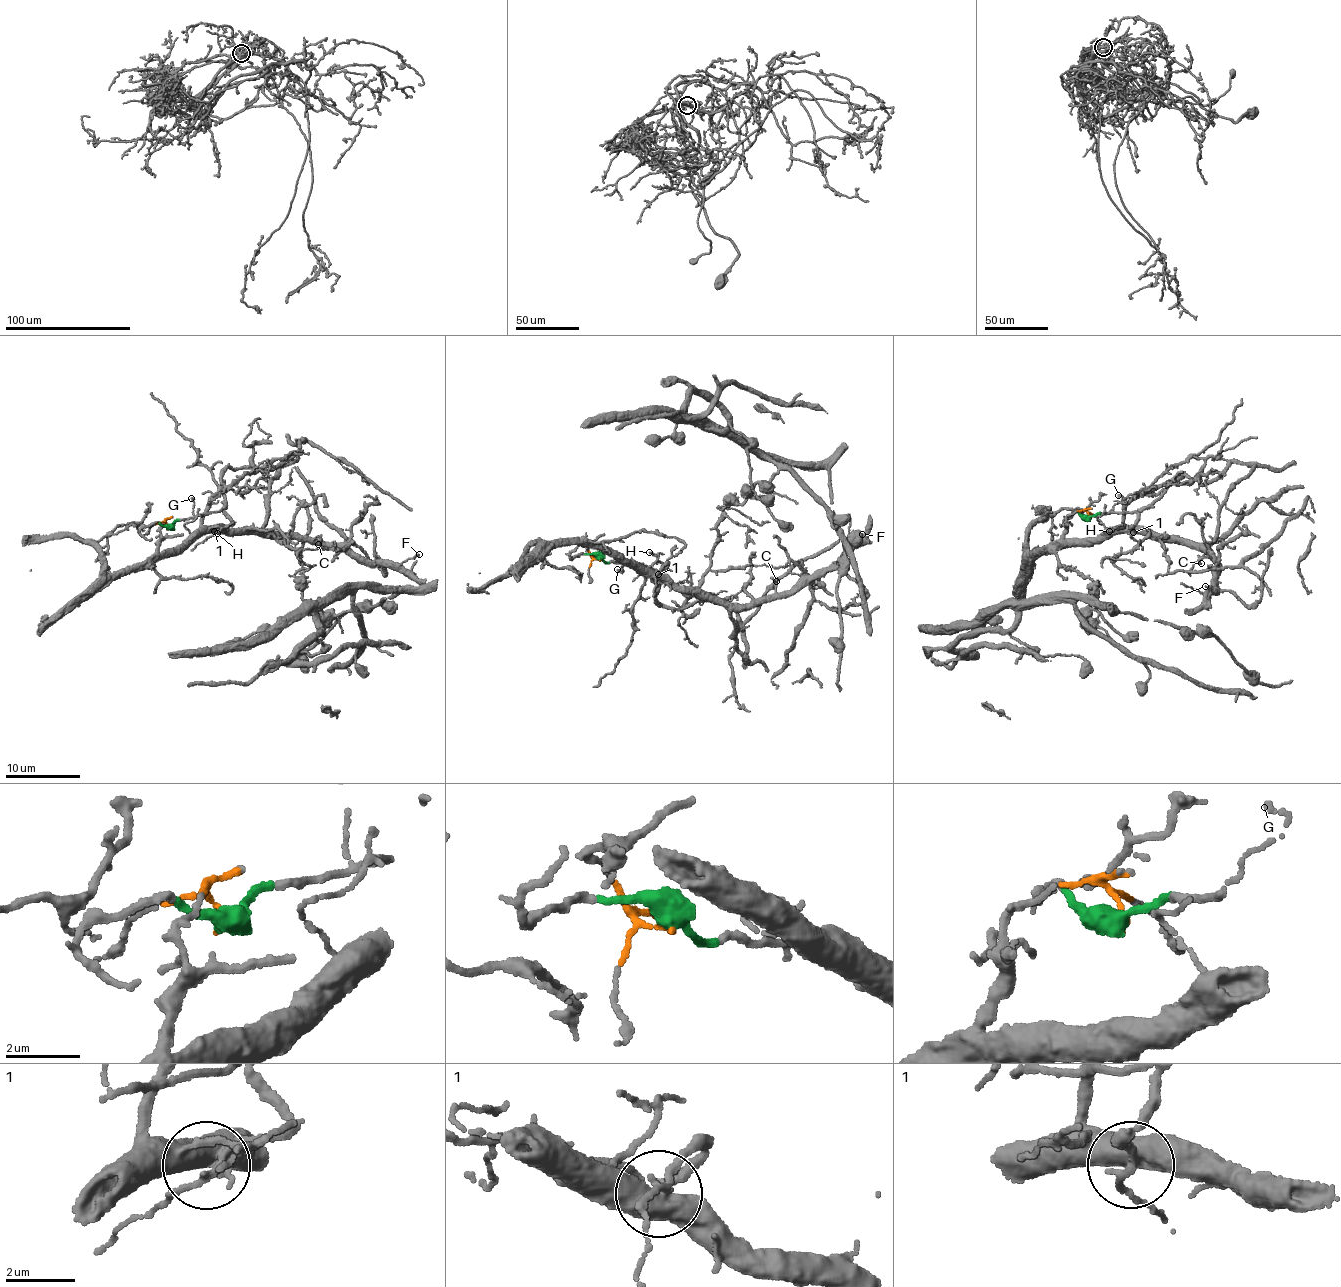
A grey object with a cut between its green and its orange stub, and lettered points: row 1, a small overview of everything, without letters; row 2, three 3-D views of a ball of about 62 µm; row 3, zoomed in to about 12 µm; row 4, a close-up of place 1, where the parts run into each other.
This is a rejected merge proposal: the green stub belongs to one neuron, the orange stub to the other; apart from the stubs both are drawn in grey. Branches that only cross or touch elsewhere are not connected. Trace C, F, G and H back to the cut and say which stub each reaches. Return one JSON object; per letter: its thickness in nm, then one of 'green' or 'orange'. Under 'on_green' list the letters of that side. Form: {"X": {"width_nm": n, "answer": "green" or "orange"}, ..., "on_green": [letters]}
{"C": {"width_nm": 140, "answer": "orange"}, "F": {"width_nm": 110, "answer": "orange"}, "G": {"width_nm": 110, "answer": "green"}, "H": {"width_nm": 90, "answer": "orange"}, "on_green": ["G"]}

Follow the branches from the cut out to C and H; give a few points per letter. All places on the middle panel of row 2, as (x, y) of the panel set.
C: (599, 560), (583, 544), (616, 551), (681, 588), (697, 587), (734, 605), (769, 597), (776, 581)
H: (599, 560), (583, 544), (593, 543), (616, 551), (625, 560), (637, 561), (645, 567), (657, 559), (649, 552)

